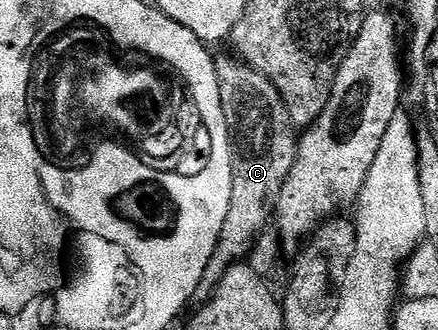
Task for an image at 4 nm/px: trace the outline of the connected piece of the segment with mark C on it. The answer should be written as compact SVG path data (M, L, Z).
M218 54L215 62L219 101L223 101L223 117L227 121L229 148L233 154L231 209L227 209L221 240L217 242L211 261L207 261L207 269L203 269L203 277L193 294L197 301L208 299L223 273L233 264L242 262L253 250L253 242L274 218L277 198L297 159L299 139L279 89L275 89L273 82L250 63L236 54L228 54Z

